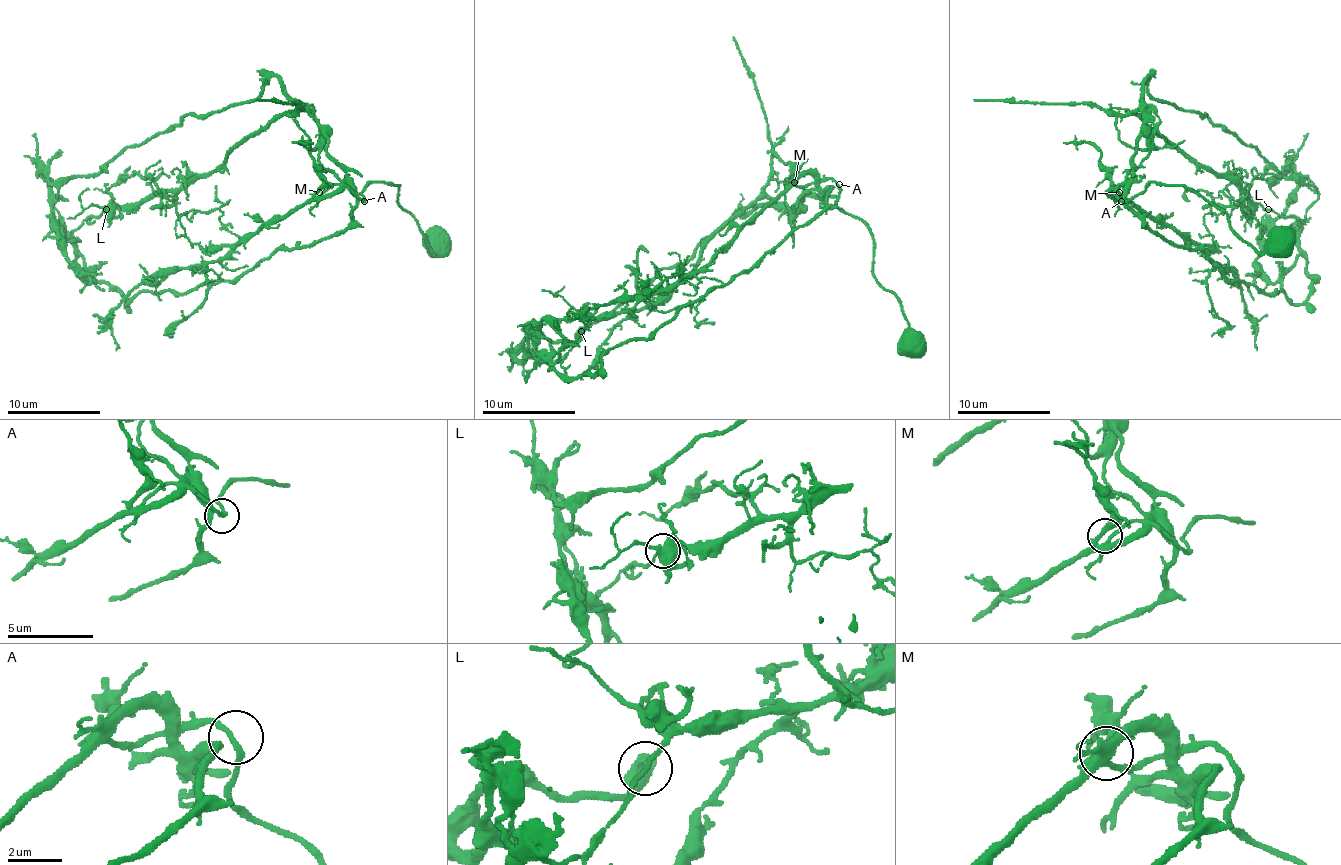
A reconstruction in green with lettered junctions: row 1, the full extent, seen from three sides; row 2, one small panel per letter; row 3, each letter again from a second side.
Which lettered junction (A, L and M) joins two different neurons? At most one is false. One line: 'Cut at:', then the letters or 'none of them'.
Cut at: L

